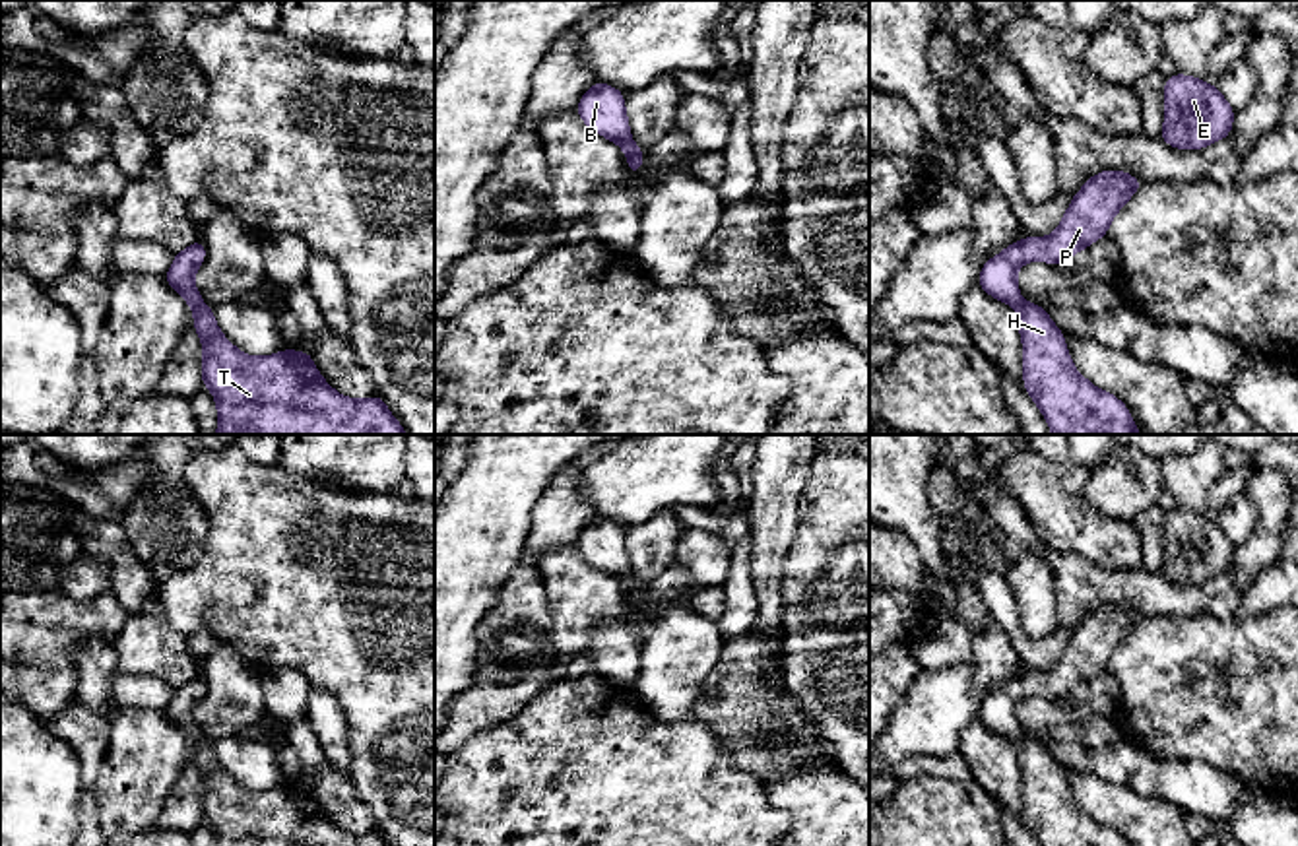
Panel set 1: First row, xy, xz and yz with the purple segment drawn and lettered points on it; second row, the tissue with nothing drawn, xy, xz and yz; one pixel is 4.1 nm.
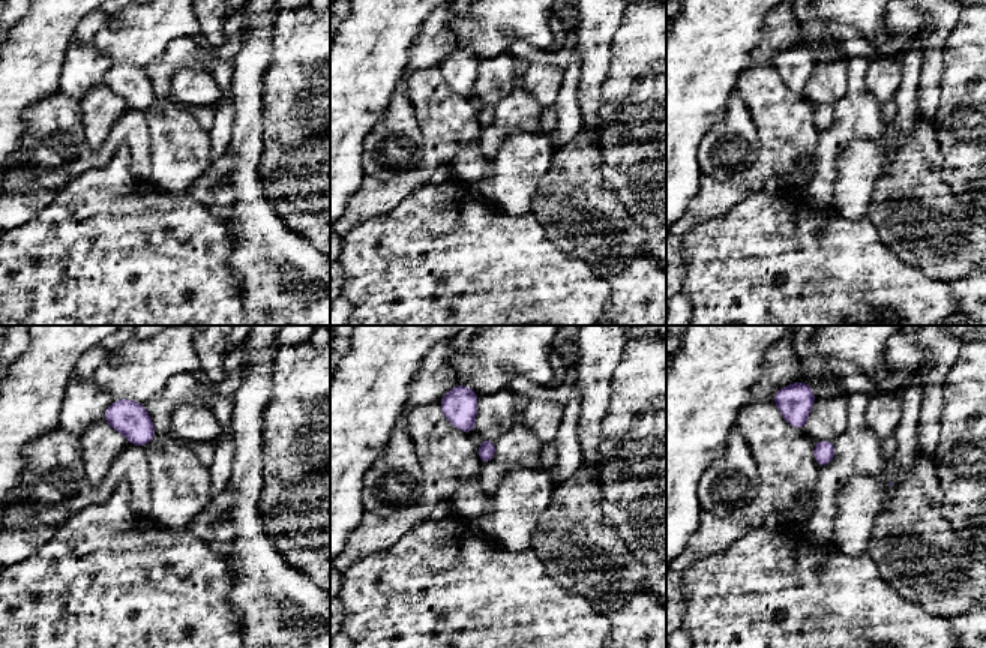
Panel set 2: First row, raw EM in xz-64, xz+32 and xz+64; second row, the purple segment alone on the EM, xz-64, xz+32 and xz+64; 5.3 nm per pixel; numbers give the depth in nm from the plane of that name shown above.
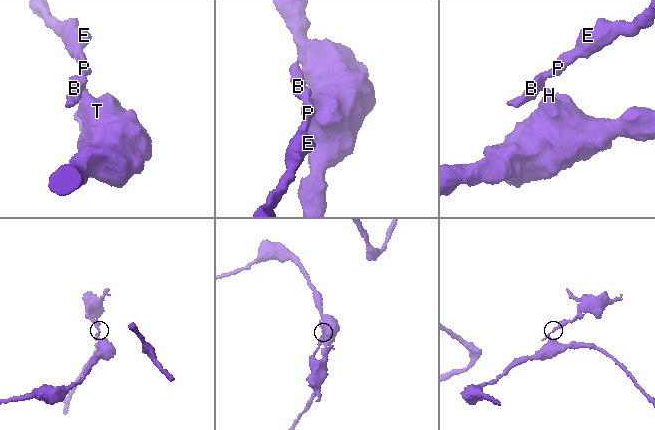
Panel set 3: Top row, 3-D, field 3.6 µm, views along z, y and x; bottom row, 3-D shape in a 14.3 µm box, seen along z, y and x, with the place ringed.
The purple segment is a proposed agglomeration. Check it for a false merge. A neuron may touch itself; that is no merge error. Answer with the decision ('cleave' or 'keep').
cleave

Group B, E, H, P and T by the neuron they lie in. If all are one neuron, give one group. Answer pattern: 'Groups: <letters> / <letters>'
Groups: B E P / H T

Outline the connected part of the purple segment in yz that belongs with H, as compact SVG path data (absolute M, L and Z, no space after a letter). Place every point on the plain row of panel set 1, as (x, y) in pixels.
M1024 737L1017 745L1022 774L1024 827L1040 846L1129 846L1114 829L1079 809L1067 786L1063 766L1046 741Z

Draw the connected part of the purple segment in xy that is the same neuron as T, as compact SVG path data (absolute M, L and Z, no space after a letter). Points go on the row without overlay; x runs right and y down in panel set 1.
M202 739L194 745L194 765L204 782L202 819L213 829L217 846L390 846L380 830L351 834L336 827L312 797L310 784L277 786L252 792L239 786L221 766L213 743Z

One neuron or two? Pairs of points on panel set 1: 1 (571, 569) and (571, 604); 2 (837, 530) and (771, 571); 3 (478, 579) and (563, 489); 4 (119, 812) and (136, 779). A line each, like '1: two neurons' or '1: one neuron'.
1: one neuron
2: two neurons
3: two neurons
4: one neuron

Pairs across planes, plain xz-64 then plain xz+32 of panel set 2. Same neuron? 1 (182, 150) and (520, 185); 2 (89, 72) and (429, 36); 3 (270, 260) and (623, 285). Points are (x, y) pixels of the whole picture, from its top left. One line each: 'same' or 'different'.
1: same
2: same
3: same

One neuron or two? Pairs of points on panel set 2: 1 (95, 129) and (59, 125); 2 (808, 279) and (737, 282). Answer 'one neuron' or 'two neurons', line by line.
1: two neurons
2: one neuron

